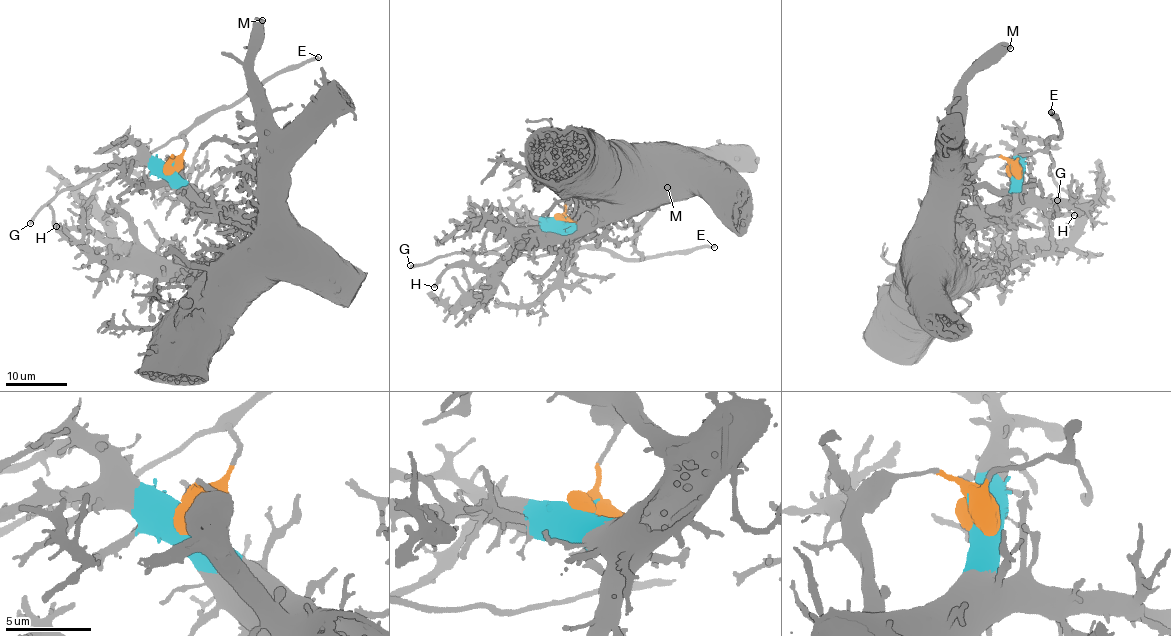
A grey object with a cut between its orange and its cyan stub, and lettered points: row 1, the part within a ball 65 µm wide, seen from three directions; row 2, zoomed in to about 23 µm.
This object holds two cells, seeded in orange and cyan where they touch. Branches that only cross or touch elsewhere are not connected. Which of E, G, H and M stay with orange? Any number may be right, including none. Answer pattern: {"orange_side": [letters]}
{"orange_side": ["E", "G"]}

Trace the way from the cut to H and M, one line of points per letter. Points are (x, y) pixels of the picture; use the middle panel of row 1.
H: (560, 222), (589, 222), (632, 196), (635, 204), (560, 224), (541, 242), (494, 266), (452, 265), (433, 287)
M: (560, 222), (574, 226), (595, 219), (638, 192), (657, 177), (659, 153), (663, 184), (668, 187)

